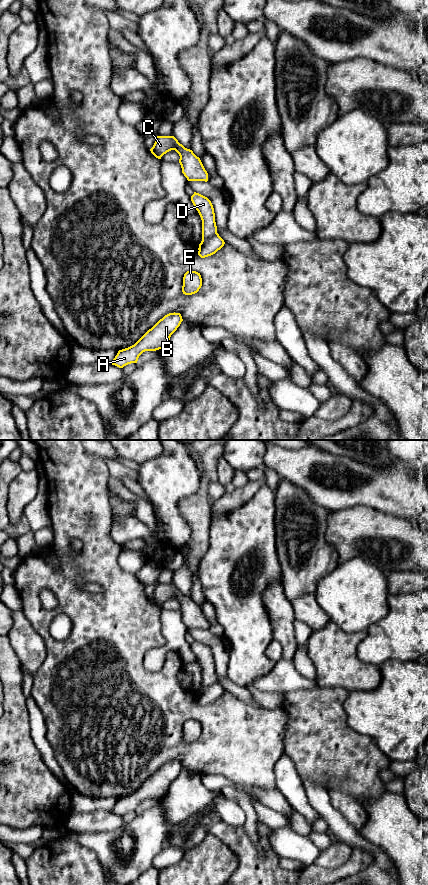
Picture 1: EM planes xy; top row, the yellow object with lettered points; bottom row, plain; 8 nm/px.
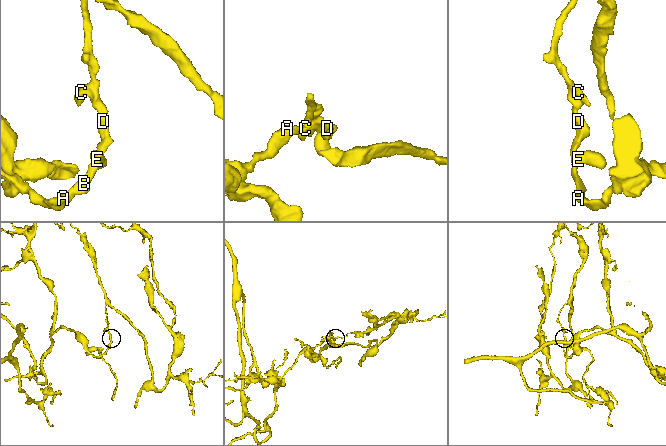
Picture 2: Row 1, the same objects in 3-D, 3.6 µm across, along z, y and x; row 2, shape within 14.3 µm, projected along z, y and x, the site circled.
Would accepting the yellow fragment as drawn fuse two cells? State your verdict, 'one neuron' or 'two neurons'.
two neurons

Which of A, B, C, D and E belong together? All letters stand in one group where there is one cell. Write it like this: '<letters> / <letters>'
A B E / C D

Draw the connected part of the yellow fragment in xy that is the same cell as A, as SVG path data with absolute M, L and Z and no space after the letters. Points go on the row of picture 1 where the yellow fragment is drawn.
M169 313L149 329L134 345L119 350L110 362L119 368L137 363L139 356L145 351L156 351L167 348L171 335L183 321L180 313Z

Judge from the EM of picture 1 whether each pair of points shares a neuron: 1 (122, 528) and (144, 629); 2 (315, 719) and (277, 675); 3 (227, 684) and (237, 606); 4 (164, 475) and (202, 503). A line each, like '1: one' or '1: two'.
1: two
2: two
3: two
4: two

